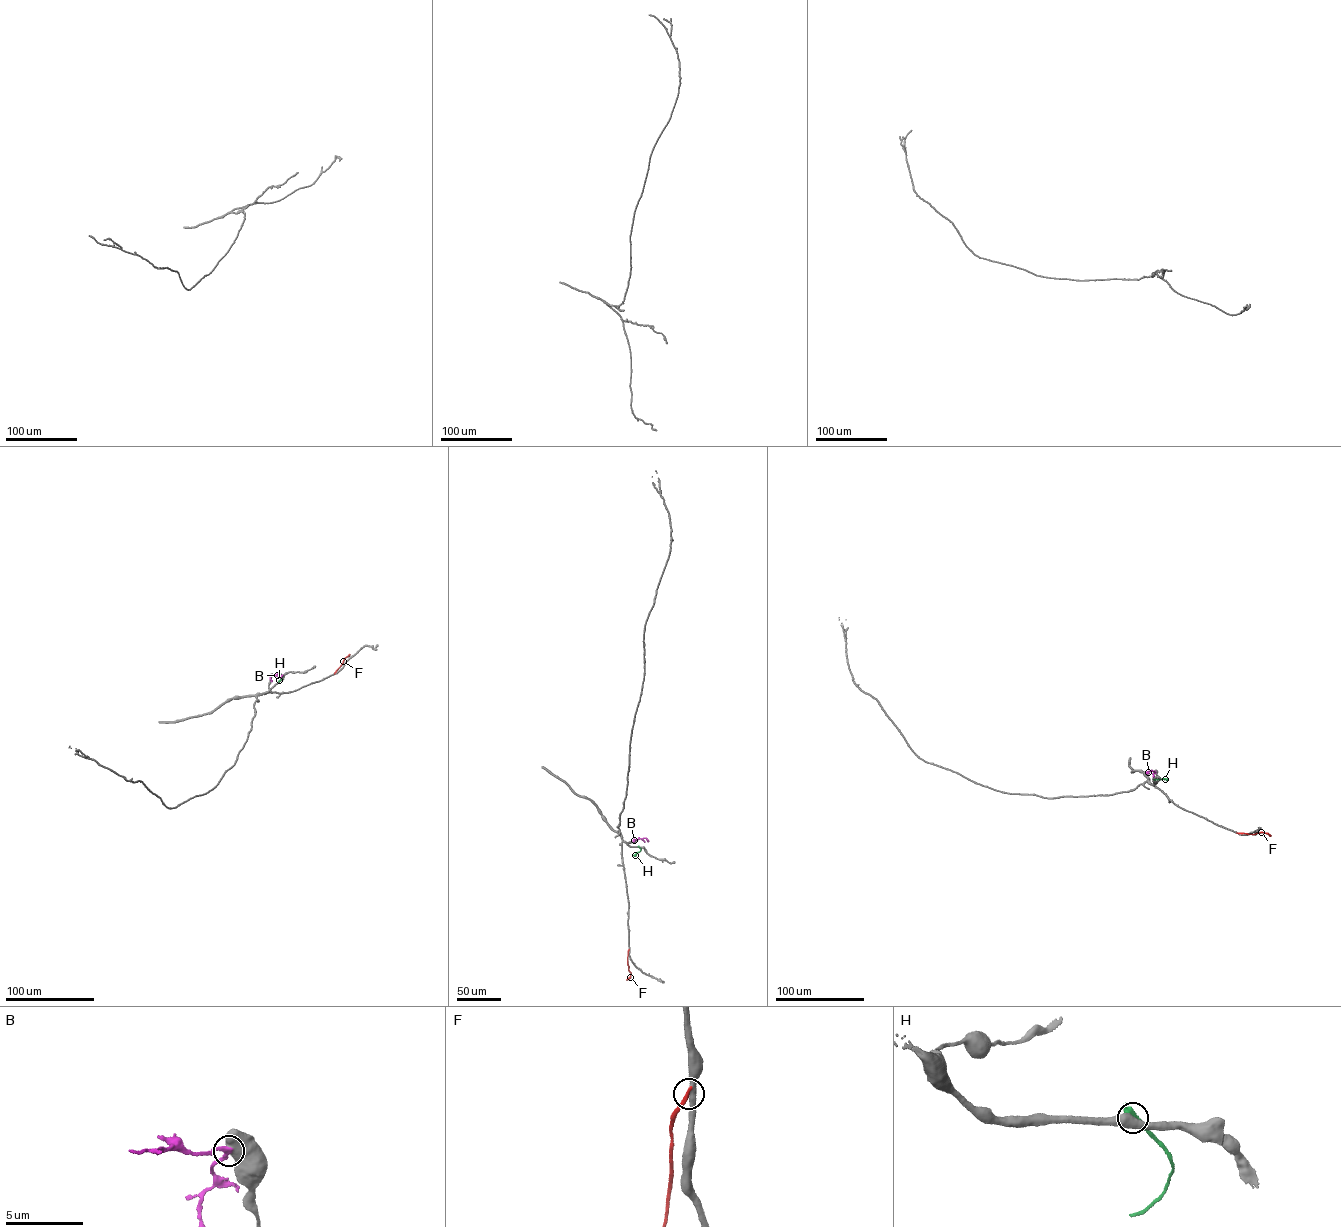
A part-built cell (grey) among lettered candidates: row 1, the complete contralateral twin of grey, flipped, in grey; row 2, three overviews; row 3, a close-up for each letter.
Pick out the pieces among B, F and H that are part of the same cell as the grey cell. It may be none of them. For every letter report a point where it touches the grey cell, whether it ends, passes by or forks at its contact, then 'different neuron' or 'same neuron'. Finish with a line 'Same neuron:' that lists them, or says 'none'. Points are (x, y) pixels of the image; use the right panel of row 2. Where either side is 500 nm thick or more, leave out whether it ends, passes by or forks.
B: meets grey at (1155, 771); different neuron
F: meets grey at (1237, 833); it ends there; different neuron
H: meets grey at (1154, 780); different neuron
Same neuron: none

